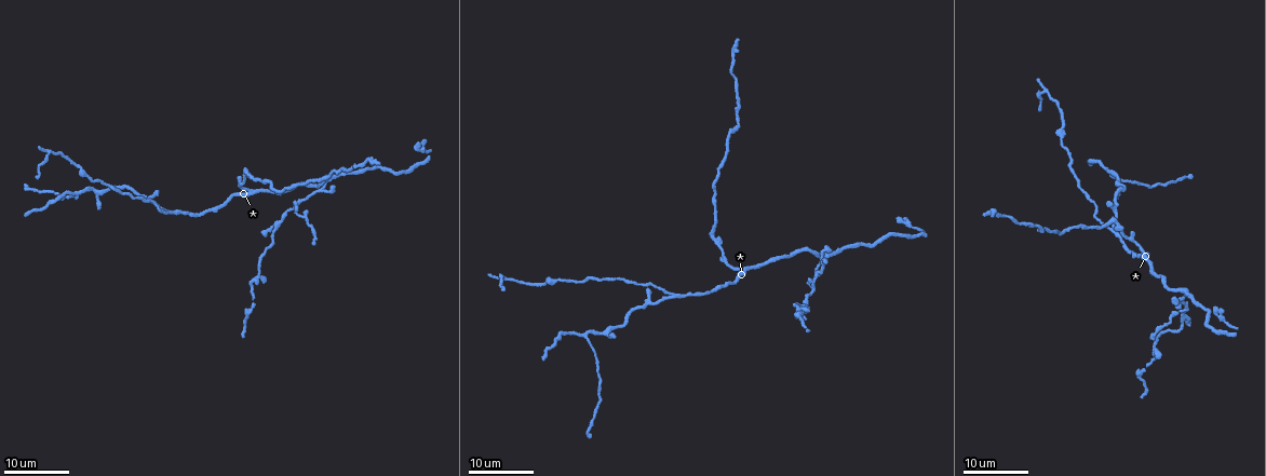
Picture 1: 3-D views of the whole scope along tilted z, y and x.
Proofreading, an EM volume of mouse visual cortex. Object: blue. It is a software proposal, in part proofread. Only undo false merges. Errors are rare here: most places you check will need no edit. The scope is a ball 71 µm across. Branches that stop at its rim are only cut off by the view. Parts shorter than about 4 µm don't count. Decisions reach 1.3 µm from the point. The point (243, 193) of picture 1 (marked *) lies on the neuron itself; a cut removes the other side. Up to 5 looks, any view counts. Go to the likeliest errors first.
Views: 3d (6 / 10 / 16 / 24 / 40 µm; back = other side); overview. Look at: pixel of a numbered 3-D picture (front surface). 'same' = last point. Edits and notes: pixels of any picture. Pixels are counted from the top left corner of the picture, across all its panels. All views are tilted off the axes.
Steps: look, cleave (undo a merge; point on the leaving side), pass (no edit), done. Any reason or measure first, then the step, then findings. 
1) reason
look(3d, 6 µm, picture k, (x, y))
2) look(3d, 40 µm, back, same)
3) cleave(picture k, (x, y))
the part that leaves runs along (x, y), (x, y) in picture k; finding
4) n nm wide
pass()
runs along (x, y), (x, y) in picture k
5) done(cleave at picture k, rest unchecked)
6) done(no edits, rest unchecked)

three arms meet
look(3d, 24 µm, picture 1, (812, 288))

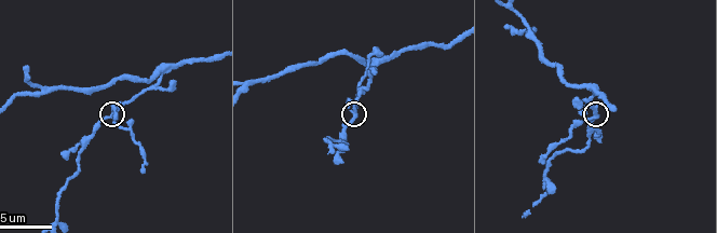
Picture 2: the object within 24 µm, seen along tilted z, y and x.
look(3d, 6 µm, picture 2, (594, 115))

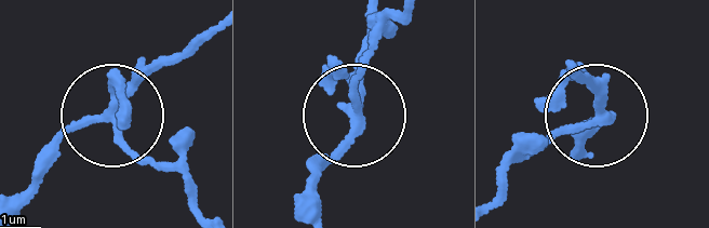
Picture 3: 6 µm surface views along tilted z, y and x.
side arm 8 µm; 3 arms
pass()
one neuron here

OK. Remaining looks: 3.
two arms in line, one across
look(3d, 16 µm, picture 2, (163, 73))

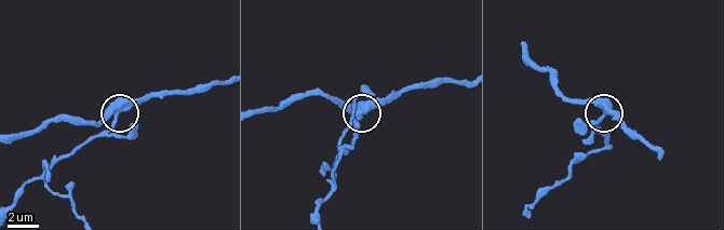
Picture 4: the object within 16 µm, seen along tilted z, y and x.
310 nm wide
pass()
runs along (17, 134), (41, 129), (50, 122), (102, 121), (160, 92) in picture 4; continuous, no second neuron

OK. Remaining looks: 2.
three-way junction
look(3d, 16 µm, picture 1, (78, 192))

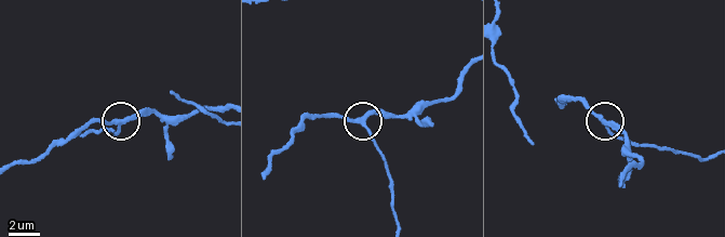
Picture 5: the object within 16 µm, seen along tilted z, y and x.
closer look
look(3d, 10 µm, picture 5, (119, 123))

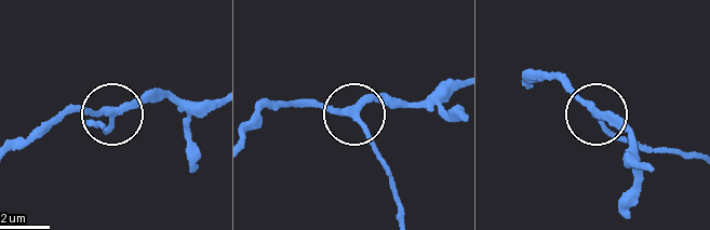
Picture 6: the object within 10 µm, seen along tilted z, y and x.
pass()
runs along (455, 84), (420, 99), (361, 104), (347, 116), (300, 99) in picture 6; all the same neuron

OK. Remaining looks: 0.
done(no edits, rest unchecked)

